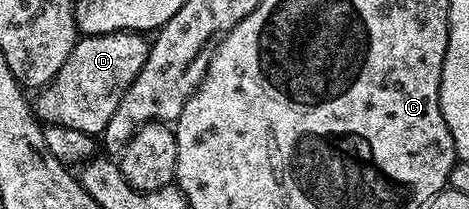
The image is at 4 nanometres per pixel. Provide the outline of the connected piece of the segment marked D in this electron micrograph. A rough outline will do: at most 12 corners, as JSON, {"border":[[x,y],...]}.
{"border":[[139,32],[77,39],[37,120],[99,137],[146,66]]}

